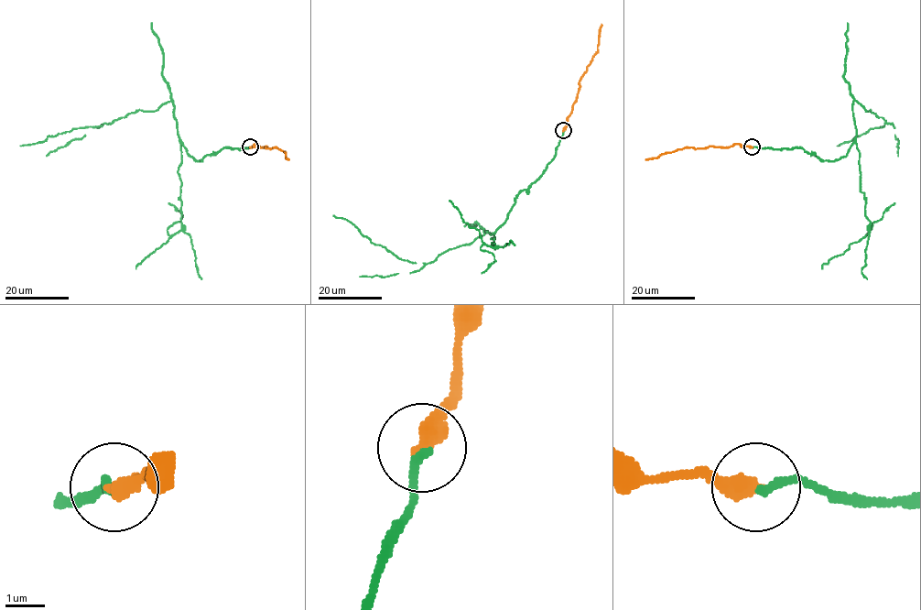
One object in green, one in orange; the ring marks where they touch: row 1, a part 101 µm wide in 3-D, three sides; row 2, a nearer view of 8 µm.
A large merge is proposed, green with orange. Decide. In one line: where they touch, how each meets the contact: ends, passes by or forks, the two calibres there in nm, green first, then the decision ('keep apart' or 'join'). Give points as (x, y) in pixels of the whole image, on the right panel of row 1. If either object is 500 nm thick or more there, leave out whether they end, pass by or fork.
place (752, 147); green ends; orange ends; calibres 240 and 460 nm; join

